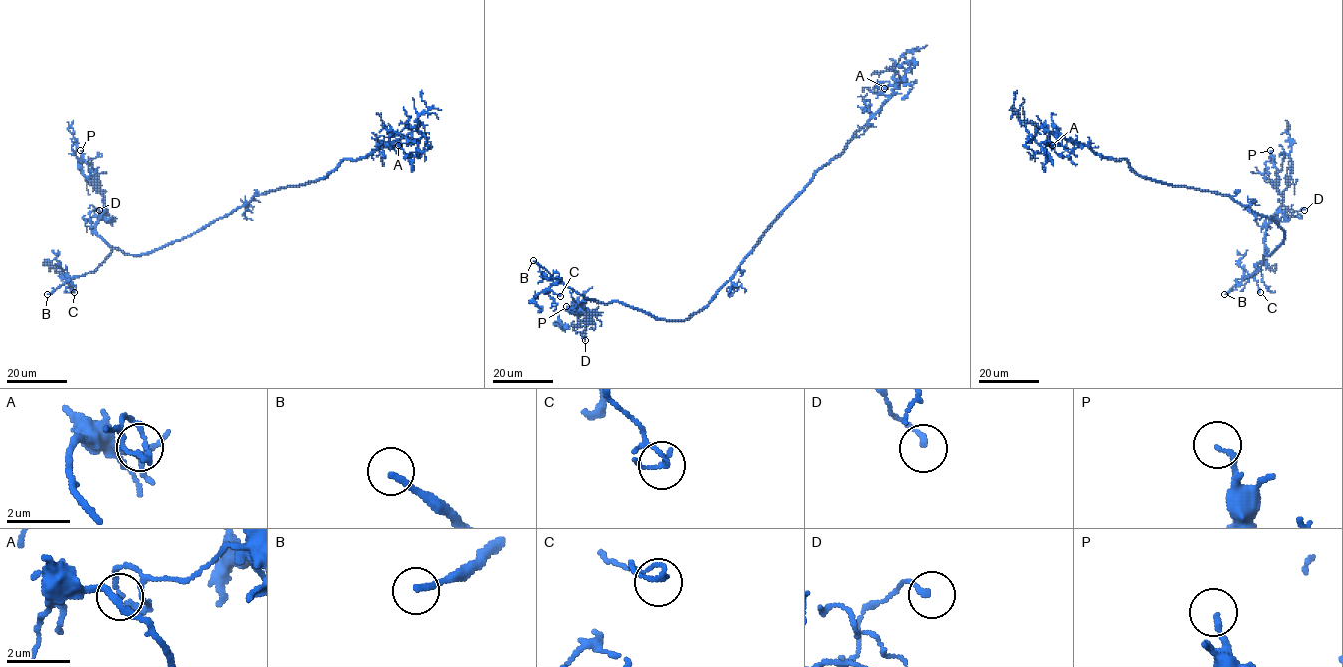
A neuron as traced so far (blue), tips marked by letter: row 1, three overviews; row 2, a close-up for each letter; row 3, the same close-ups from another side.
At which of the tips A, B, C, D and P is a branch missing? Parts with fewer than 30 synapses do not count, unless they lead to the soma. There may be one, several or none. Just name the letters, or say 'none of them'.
B

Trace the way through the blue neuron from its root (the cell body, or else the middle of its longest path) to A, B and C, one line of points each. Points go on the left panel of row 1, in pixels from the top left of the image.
A: (253, 197), (316, 181), (343, 160), (364, 158), (379, 146), (410, 134), (410, 140), (398, 145)
B: (253, 197), (202, 229), (153, 250), (131, 255), (113, 248), (94, 271), (73, 277), (47, 294)
C: (253, 197), (202, 229), (153, 250), (131, 255), (113, 248), (94, 271), (72, 278), (63, 278), (74, 292)

